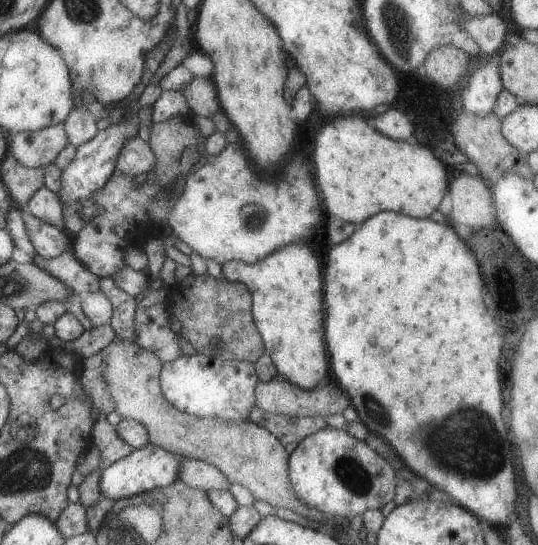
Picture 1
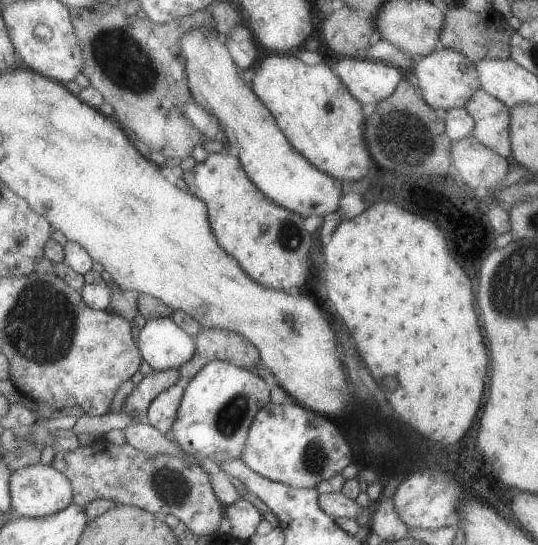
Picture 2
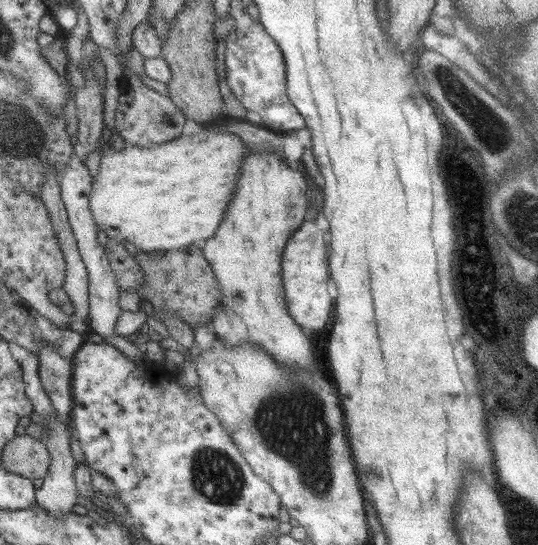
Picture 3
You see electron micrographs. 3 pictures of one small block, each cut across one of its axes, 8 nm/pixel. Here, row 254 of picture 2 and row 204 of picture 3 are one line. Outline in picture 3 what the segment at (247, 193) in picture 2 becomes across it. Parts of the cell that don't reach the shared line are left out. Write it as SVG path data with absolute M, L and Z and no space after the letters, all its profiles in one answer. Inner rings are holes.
M250 150L250 154L242 160L242 169L236 184L230 204L224 212L217 230L207 241L201 242L201 252L209 268L219 282L219 293L222 296L221 307L209 323L209 329L216 338L220 339L225 348L232 348L236 344L256 344L265 350L277 364L287 366L289 370L313 372L313 344L305 334L306 330L297 326L285 308L286 298L283 292L281 274L281 255L287 245L289 237L303 222L308 207L309 192L305 177L295 168L280 160L274 152L257 152Z

